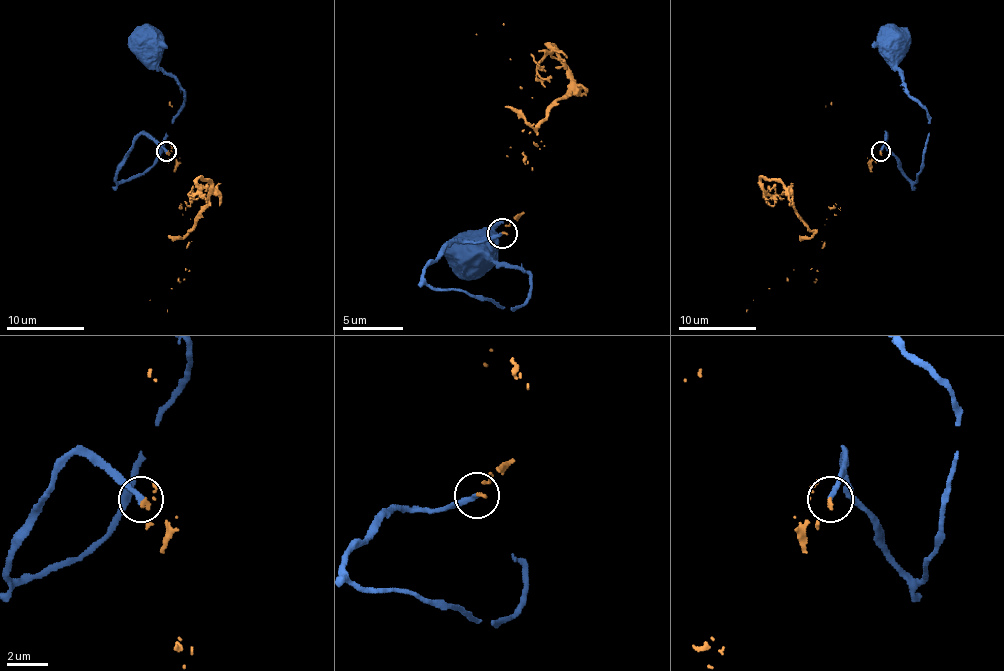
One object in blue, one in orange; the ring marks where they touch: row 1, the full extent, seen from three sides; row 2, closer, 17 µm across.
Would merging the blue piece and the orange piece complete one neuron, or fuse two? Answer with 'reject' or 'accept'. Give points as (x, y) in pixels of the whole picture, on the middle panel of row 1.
accept

